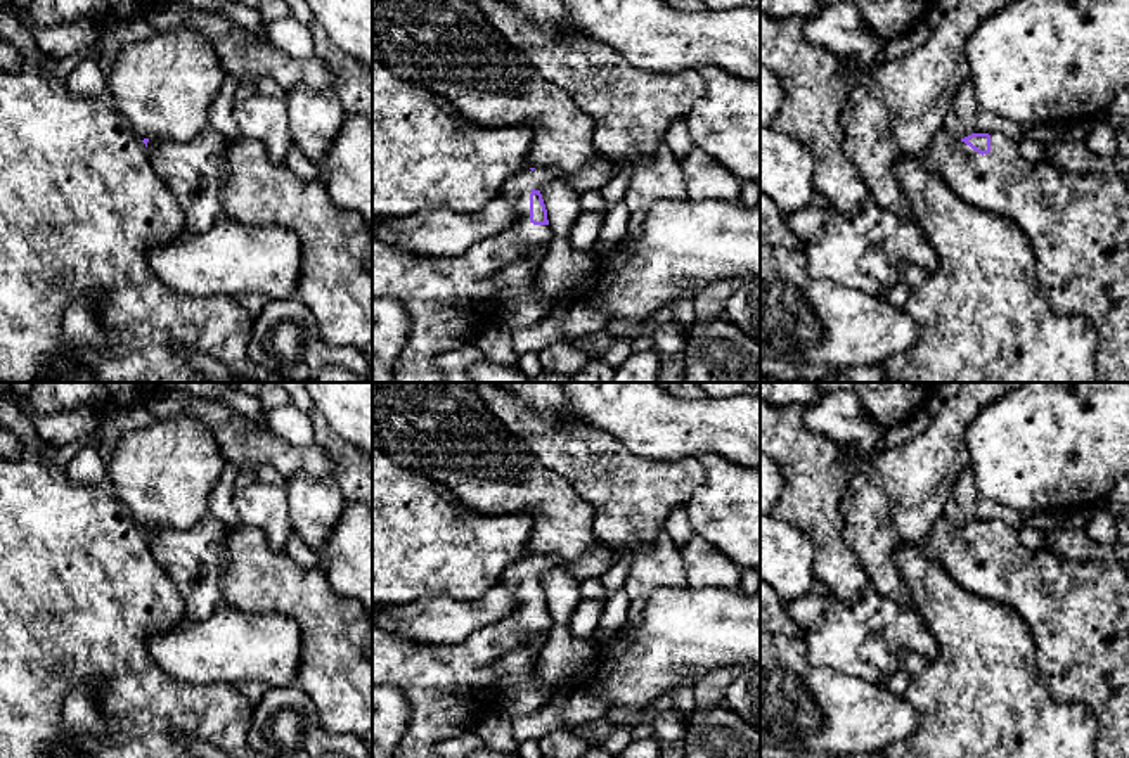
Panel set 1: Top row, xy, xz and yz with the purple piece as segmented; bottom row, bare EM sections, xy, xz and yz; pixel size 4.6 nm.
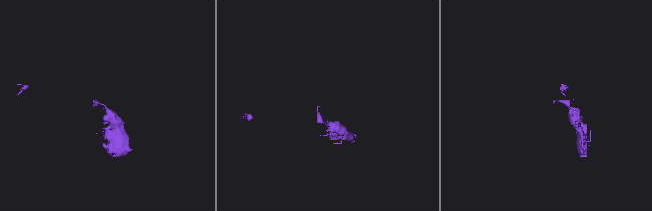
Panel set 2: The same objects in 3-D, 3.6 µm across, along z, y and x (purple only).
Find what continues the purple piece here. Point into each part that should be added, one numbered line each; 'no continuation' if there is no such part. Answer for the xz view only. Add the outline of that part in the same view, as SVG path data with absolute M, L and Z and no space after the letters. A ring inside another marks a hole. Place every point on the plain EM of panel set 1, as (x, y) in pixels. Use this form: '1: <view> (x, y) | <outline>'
1: xz (449, 687) | M599 543L571 561L542 554L533 559L526 556L504 575L504 585L516 599L514 613L499 623L473 632L462 642L421 644L372 626L372 685L397 685L410 704L407 730L395 758L438 758L436 746L440 742L476 732L478 723L494 703L492 697L499 682L494 665L521 649L533 633L549 633L552 628L549 613L533 613L530 609L530 581L533 576L540 578L556 566L566 566L578 581L601 578L615 561L613 550Z

